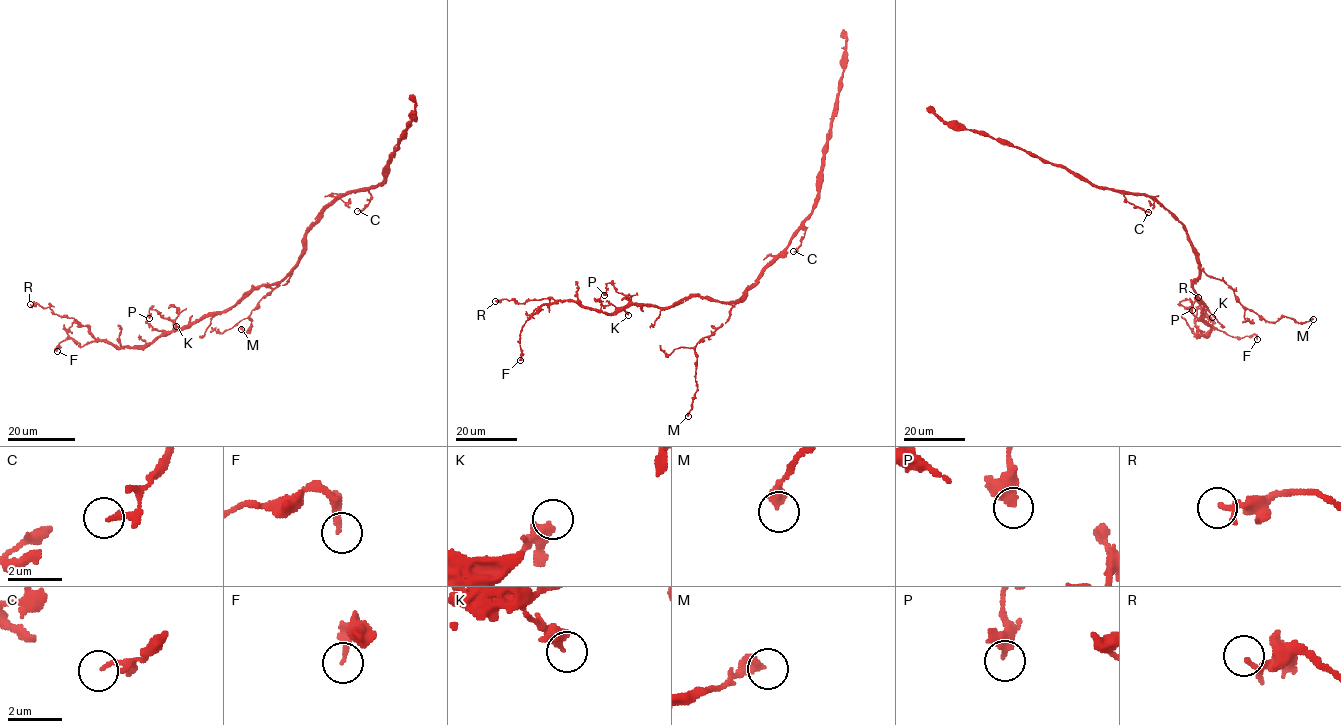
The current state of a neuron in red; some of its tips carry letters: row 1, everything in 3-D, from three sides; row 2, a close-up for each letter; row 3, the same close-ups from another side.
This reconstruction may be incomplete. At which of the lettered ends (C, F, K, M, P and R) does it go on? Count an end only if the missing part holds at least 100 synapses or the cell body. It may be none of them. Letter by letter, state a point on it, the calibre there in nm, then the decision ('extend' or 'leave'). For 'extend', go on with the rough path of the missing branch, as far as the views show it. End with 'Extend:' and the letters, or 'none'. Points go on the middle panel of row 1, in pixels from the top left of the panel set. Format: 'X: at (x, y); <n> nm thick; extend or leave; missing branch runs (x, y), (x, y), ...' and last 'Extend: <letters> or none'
C: at (793, 251); 160 nm thick; leave
F: at (520, 360); 240 nm thick; leave
K: at (628, 315); 280 nm thick; leave
M: at (688, 416); 420 nm thick; leave
P: at (604, 295); 280 nm thick; leave
R: at (495, 301); 200 nm thick; leave
Extend: none

